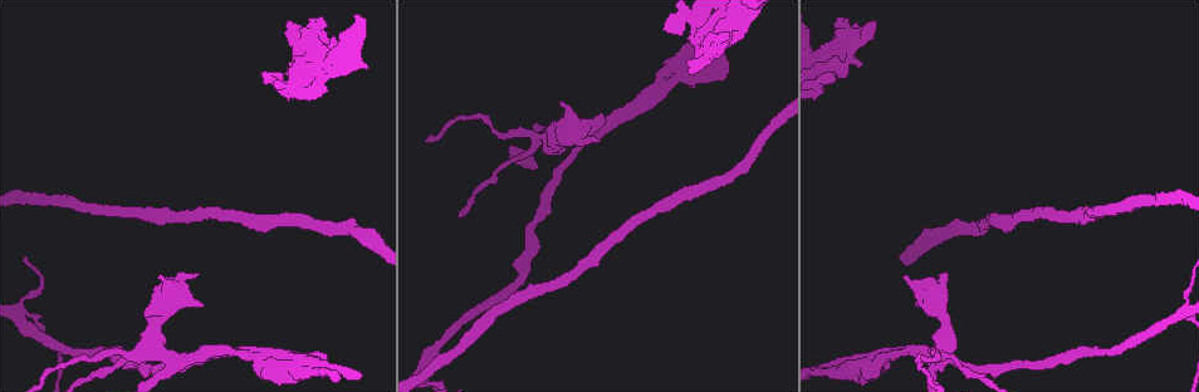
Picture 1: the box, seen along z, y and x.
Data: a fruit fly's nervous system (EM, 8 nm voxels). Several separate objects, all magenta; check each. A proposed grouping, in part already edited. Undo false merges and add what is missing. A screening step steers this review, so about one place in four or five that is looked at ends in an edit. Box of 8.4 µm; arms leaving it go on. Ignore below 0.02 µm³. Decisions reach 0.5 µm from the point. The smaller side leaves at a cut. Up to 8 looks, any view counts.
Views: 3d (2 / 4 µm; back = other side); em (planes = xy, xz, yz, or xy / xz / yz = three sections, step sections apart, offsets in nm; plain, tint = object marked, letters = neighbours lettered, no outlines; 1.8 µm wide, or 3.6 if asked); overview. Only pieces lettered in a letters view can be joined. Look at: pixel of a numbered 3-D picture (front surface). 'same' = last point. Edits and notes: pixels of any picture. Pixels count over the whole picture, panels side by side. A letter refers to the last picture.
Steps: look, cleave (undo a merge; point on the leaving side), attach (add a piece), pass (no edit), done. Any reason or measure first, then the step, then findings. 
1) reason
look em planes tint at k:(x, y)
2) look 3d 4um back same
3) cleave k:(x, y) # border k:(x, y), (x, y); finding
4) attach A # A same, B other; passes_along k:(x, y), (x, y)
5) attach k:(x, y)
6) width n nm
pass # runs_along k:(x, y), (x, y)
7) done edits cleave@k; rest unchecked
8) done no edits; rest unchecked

an open end
look em planes tint at 1:(195, 275)

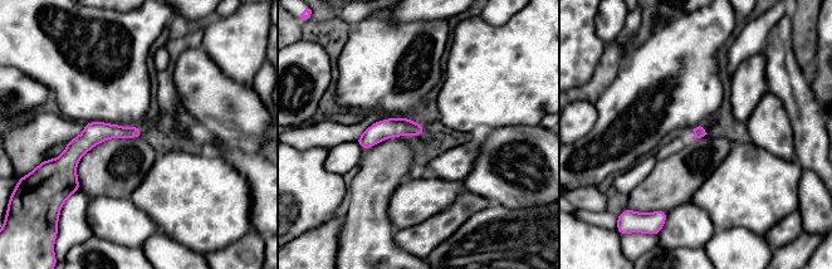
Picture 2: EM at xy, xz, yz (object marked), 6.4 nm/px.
see the neighbours
look em planes letters same

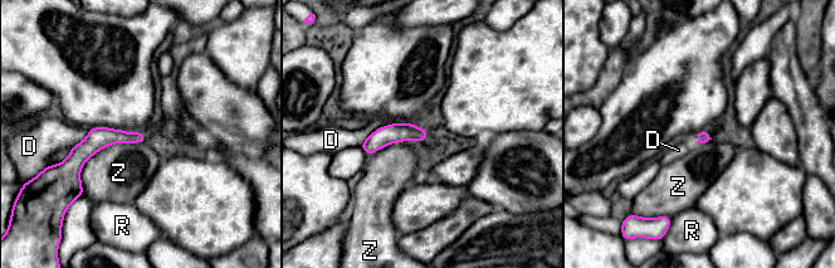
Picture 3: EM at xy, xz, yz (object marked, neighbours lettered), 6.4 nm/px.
pass # D other, R other, Z other; runs_along 3:(142, 139), (98, 137), (71, 162); no lettered piece goes on from it

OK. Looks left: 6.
free end
look em yz step 16 tint at 1:(687, 38)

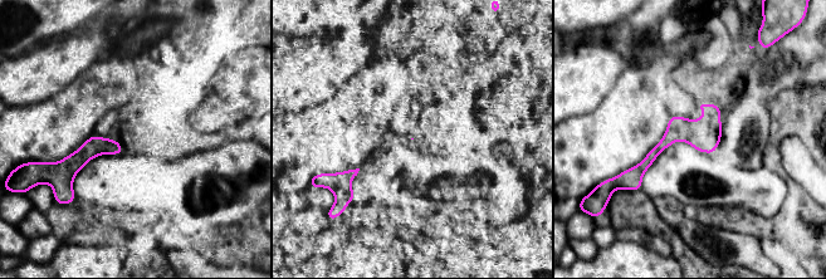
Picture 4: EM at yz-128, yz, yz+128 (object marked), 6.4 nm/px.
look em planes letters same

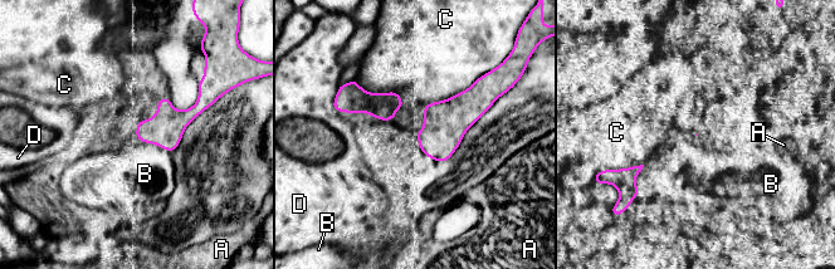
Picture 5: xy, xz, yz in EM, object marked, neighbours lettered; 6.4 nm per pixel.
longest_contact C 400 nm
pass # A other, B other, C other, D other; border 5:(147, 142), (156, 143), (171, 152); none of them fits

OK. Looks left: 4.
abrupt turn
look em xz step 16 plain at 1:(942, 362)

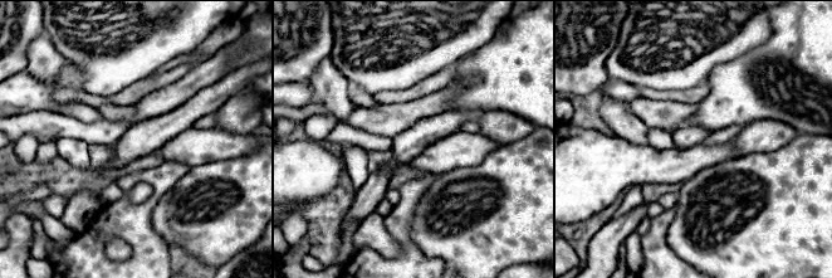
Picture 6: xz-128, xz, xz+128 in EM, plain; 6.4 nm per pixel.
look em xz step 16 letters same

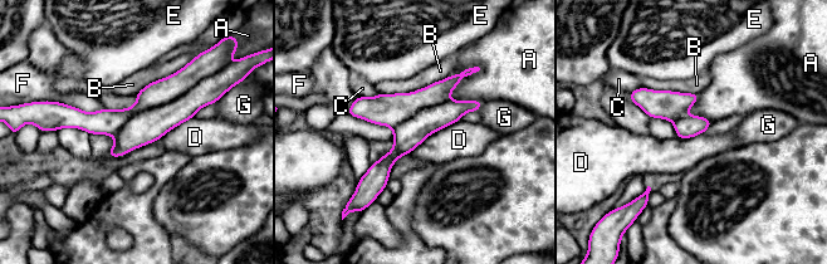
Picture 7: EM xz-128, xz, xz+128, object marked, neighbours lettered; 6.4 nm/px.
pass # A other, B other, C other, D other, E other, F other, G other; border 7:(459, 120), (432, 132), (407, 154); continuous, no second neuron

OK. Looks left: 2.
done no edits; rest unchecked

